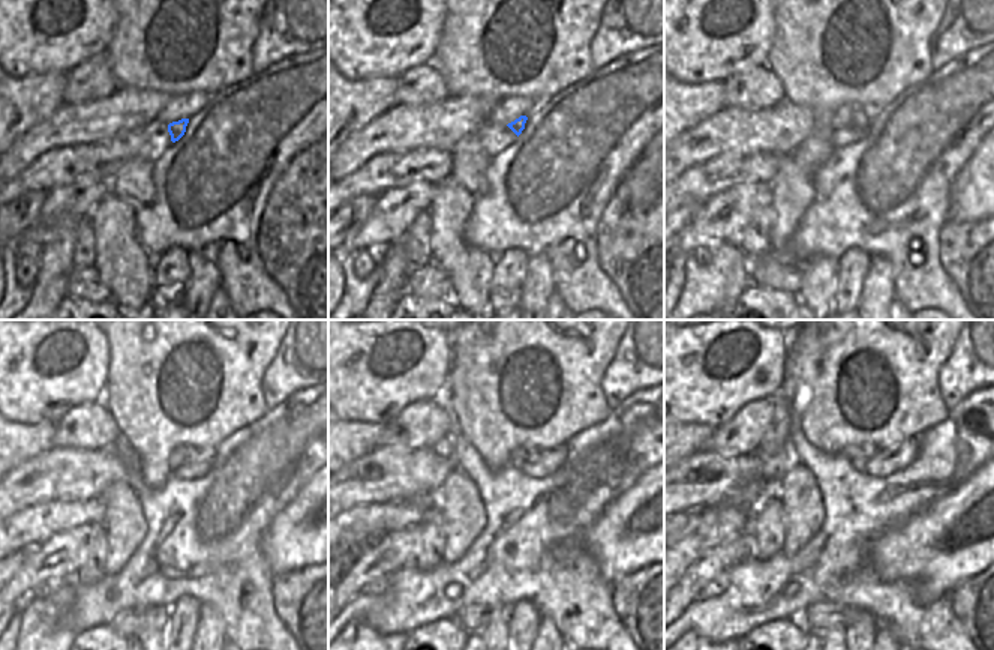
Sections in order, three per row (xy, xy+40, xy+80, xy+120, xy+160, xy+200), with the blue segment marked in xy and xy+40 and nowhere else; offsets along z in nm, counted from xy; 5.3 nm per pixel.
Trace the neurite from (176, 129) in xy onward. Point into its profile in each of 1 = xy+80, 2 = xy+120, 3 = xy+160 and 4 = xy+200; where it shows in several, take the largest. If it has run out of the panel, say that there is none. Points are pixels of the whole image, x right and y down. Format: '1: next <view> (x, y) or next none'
1: next xy+80 (861, 120)
2: next xy+120 (192, 454)
3: next xy+160 (523, 452)
4: next xy+200 (861, 451)

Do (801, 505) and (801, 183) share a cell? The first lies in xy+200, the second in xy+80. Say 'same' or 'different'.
same

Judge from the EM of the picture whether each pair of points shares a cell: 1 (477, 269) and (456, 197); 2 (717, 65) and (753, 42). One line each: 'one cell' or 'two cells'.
1: one cell
2: one cell

